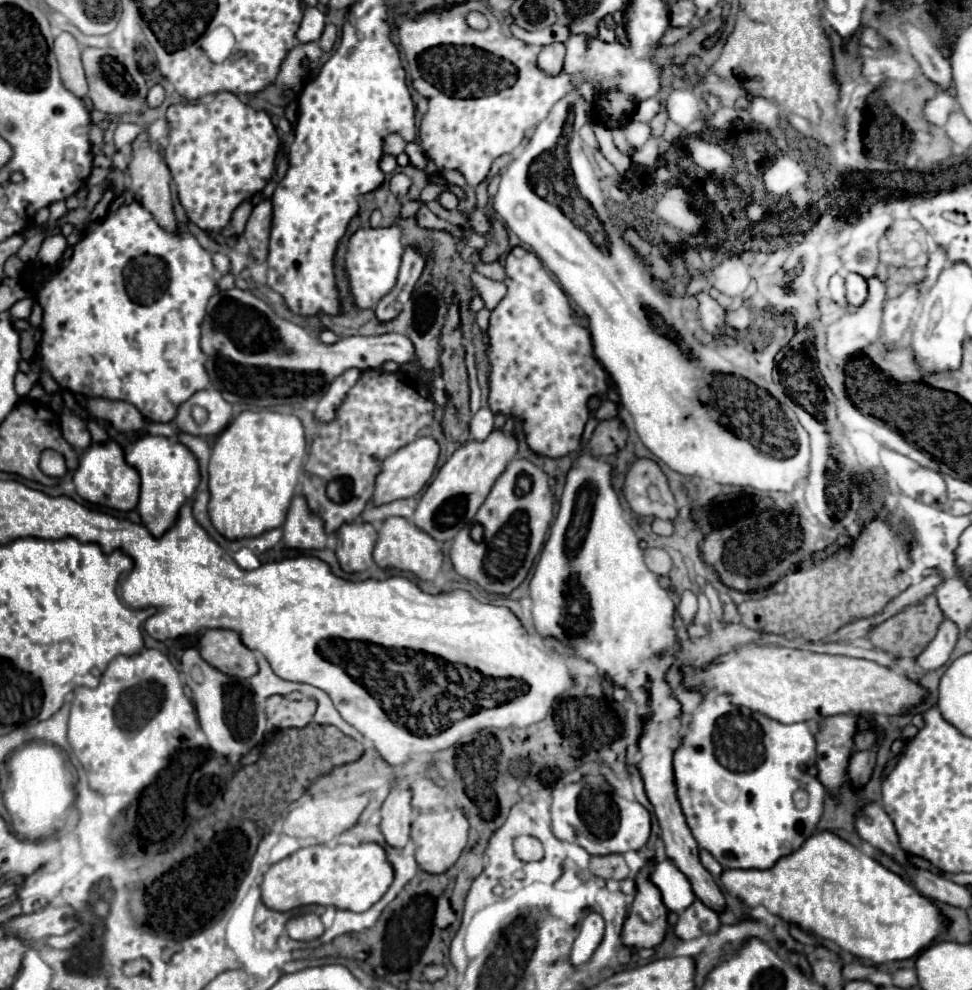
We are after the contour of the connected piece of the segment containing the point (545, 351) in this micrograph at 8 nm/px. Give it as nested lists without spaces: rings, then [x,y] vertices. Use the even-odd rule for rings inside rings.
[[[521,246],[511,248],[505,258],[505,286],[507,294],[491,312],[487,328],[487,358],[491,364],[489,408],[493,412],[501,412],[507,418],[519,420],[523,426],[525,442],[535,454],[561,458],[579,448],[583,428],[589,420],[587,402],[591,396],[603,396],[609,390],[609,376],[593,354],[589,330],[573,320],[565,292],[557,282],[553,282],[541,260],[533,252]]]

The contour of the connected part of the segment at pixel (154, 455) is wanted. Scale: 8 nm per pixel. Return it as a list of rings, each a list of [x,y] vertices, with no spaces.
[[[149,434],[125,446],[125,462],[129,462],[129,466],[133,466],[141,478],[141,498],[137,506],[141,520],[145,528],[159,538],[165,534],[165,530],[169,530],[169,526],[173,526],[181,506],[199,484],[197,460],[181,442]]]

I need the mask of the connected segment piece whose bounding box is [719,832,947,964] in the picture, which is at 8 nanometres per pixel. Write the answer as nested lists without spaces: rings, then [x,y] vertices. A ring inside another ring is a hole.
[[[833,832],[813,834],[797,852],[781,858],[769,870],[723,870],[719,884],[749,908],[763,904],[769,914],[779,916],[785,922],[795,922],[803,930],[811,930],[813,934],[839,944],[841,950],[875,964],[913,958],[935,940],[939,930],[947,928],[947,920],[927,896]]]

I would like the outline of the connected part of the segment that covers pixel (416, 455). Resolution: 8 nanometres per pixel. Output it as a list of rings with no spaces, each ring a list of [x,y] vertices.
[[[425,436],[425,438],[413,440],[411,444],[403,446],[401,450],[397,450],[389,458],[385,458],[381,462],[381,472],[377,474],[377,480],[375,480],[375,492],[373,492],[371,502],[375,506],[383,506],[385,502],[395,502],[401,498],[417,496],[423,490],[423,486],[429,482],[429,478],[437,466],[437,456],[439,456],[437,442],[431,436]]]

